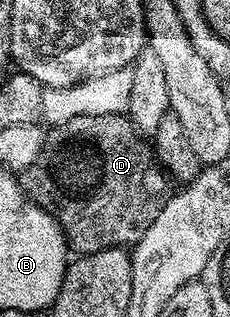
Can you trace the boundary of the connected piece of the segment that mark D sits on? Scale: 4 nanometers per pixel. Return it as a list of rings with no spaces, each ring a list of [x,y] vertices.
[[[114,113],[113,115],[81,115],[77,119],[69,119],[63,125],[58,126],[54,130],[55,133],[46,138],[43,153],[28,169],[24,169],[18,174],[17,180],[26,193],[27,198],[33,204],[40,205],[50,217],[55,219],[55,222],[63,228],[63,236],[66,237],[68,246],[76,254],[82,255],[85,253],[96,253],[97,251],[105,251],[106,249],[121,249],[124,247],[133,247],[141,239],[143,229],[137,227],[130,229],[127,226],[127,209],[151,209],[156,208],[155,205],[155,169],[157,170],[157,162],[155,160],[154,148],[143,138],[135,129],[135,124],[130,117],[122,113]]]

